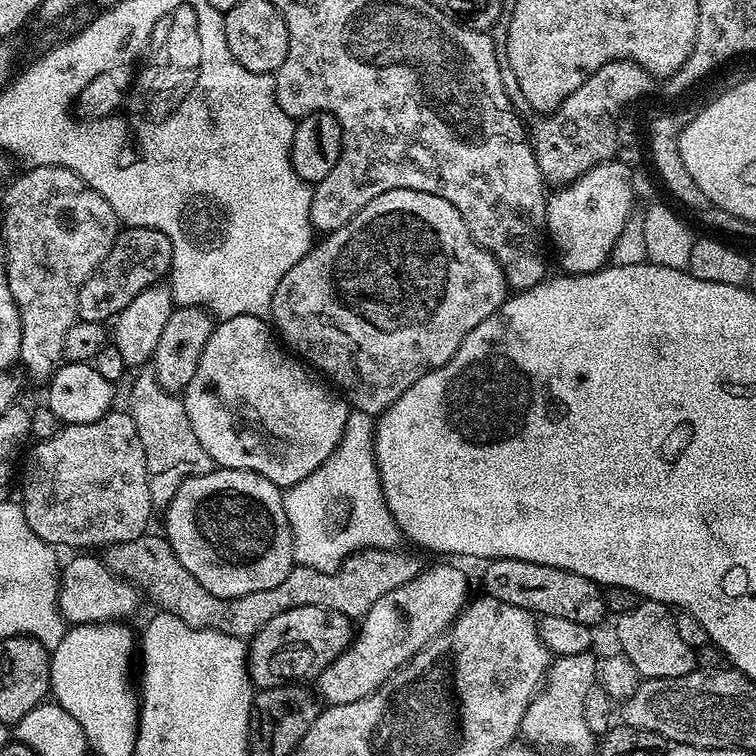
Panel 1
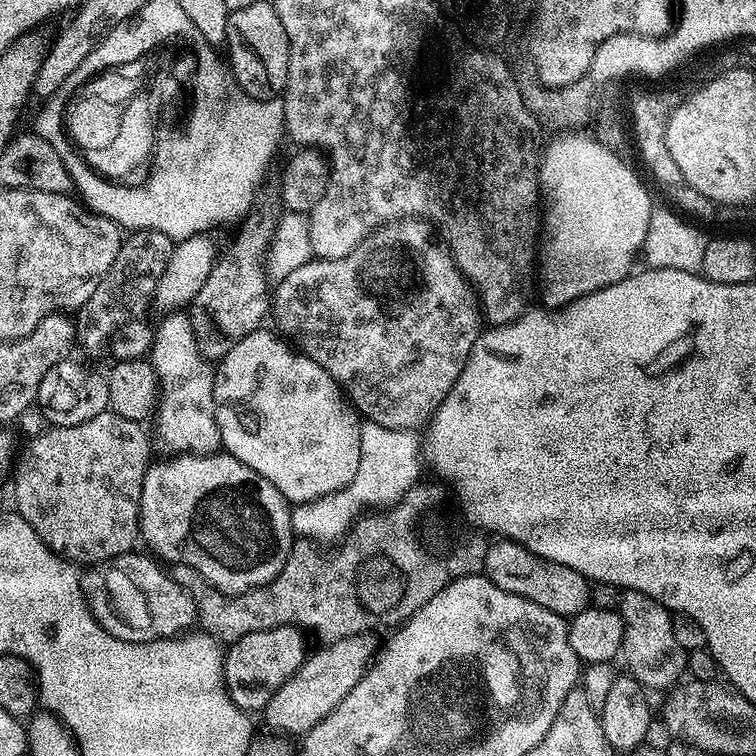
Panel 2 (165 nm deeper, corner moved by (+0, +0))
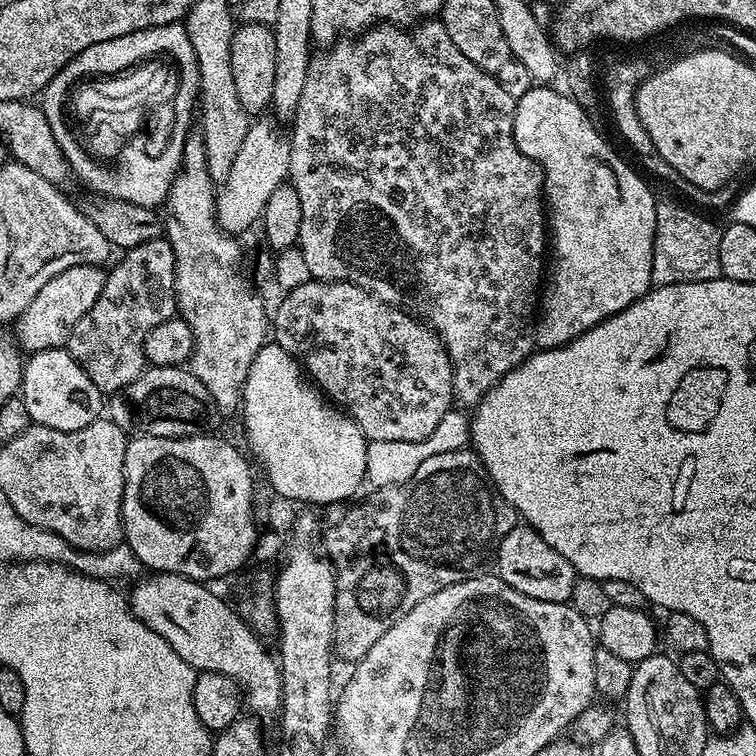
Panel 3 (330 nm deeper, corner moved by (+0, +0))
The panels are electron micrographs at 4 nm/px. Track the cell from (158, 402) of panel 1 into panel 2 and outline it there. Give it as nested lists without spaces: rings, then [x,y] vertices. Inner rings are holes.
[[[172,310],[165,316],[168,317],[161,324],[155,325],[156,340],[150,353],[150,363],[162,391],[155,417],[156,432],[172,454],[219,452],[222,445],[214,402],[216,374],[213,365],[196,344],[191,315],[184,310]]]

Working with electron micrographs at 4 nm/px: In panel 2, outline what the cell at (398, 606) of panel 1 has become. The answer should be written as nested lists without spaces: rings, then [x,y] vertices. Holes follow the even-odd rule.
[[[359,637],[337,640],[333,644],[320,646],[313,656],[311,653],[304,665],[285,684],[278,686],[278,690],[262,710],[262,717],[264,716],[272,731],[269,733],[300,738],[305,732],[318,726],[318,722],[322,722],[322,718],[326,718],[326,714],[330,714],[330,710],[334,710],[334,706],[338,706],[338,702],[342,702],[342,698],[346,698],[346,694],[350,694],[354,686],[358,686],[358,682],[368,671],[374,648],[366,641],[367,639]]]

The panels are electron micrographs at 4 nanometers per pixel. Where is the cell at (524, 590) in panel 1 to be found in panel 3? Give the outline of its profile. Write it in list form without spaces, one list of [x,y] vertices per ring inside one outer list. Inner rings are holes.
[[[523,522],[517,523],[516,528],[510,530],[506,538],[502,538],[496,551],[494,568],[507,584],[514,586],[514,590],[522,590],[522,594],[538,598],[542,602],[559,604],[571,601],[578,575],[576,568],[570,566],[570,562],[566,562],[566,558],[562,558],[562,554],[558,554],[558,550],[554,550],[554,546],[546,542],[546,538],[542,538],[542,534],[538,534]]]

